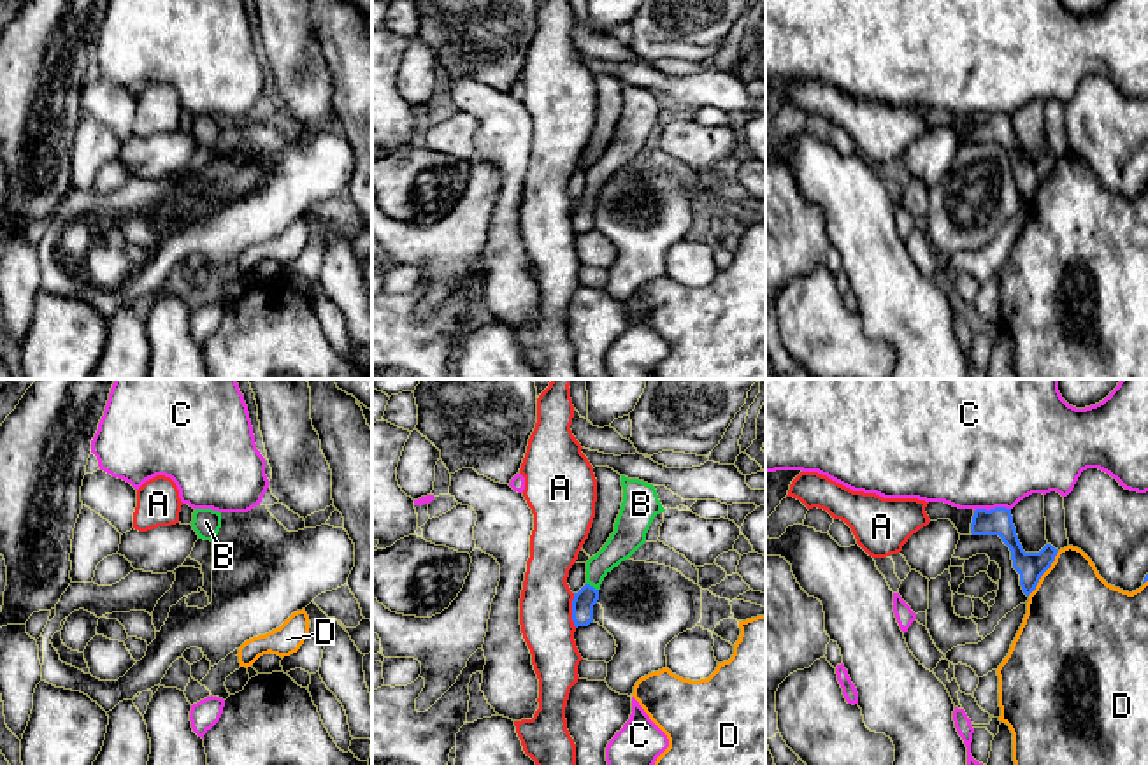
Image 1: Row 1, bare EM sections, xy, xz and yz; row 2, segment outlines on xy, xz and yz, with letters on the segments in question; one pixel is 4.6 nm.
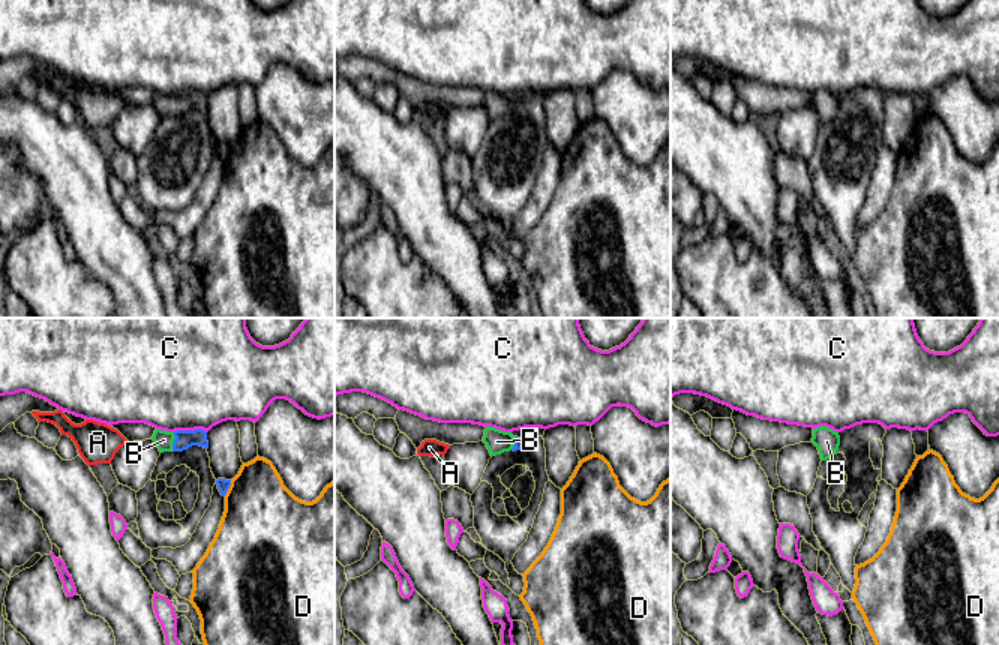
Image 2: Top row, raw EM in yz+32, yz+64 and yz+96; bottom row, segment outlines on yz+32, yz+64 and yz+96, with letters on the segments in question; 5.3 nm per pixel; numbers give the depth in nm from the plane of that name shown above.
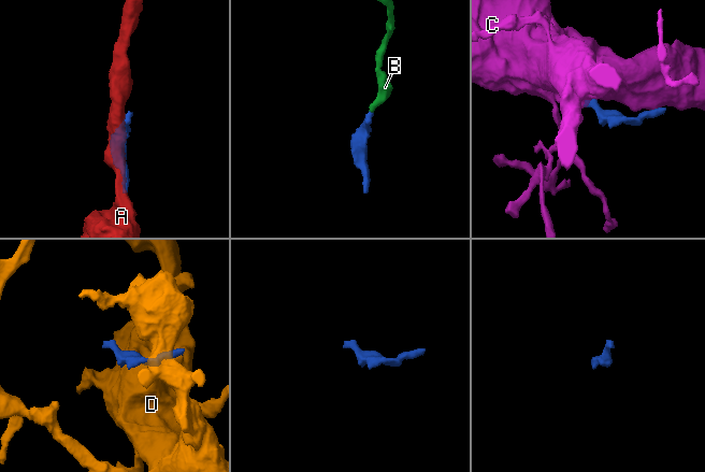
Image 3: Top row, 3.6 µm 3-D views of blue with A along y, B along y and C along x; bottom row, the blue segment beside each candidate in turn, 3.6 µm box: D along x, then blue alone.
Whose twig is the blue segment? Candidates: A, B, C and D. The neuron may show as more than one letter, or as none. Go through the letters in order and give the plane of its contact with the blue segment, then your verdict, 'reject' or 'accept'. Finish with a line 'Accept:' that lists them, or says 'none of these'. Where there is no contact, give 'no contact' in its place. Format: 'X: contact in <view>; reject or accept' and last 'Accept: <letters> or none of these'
A: contact in xz; reject
B: contact in xz; accept
C: contact in yz; reject
D: contact in yz; reject
Accept: B

